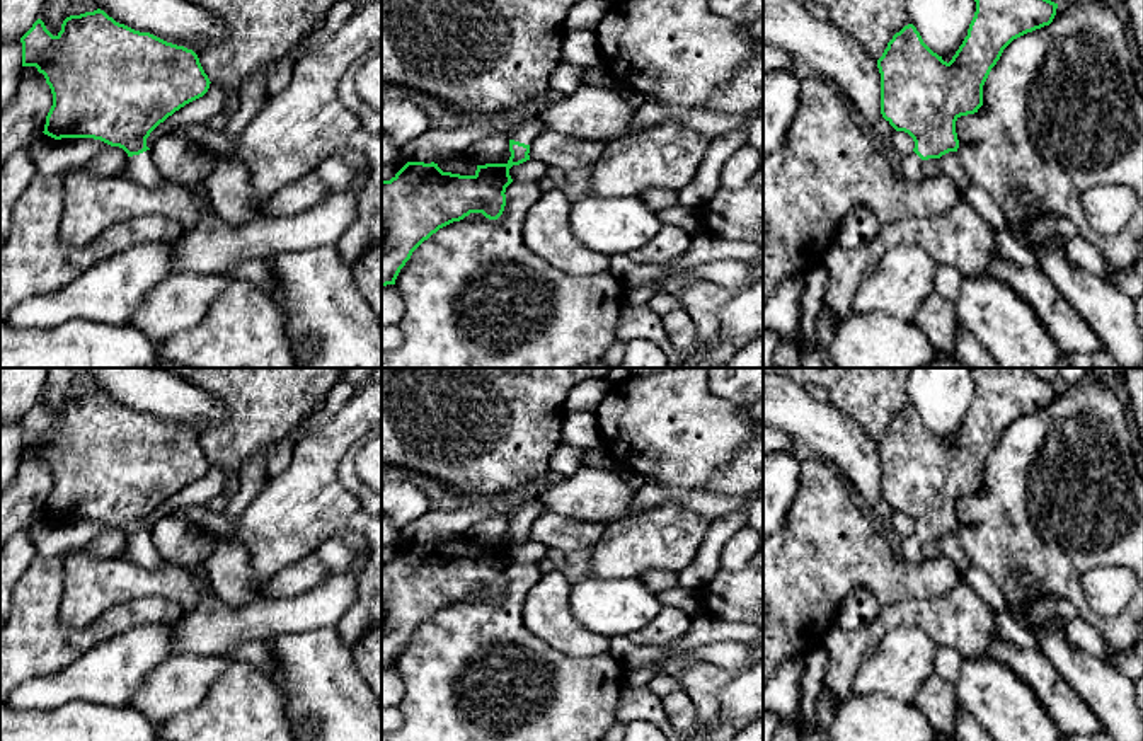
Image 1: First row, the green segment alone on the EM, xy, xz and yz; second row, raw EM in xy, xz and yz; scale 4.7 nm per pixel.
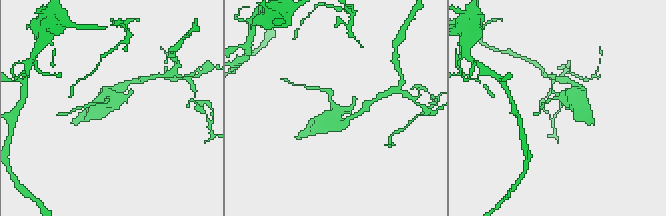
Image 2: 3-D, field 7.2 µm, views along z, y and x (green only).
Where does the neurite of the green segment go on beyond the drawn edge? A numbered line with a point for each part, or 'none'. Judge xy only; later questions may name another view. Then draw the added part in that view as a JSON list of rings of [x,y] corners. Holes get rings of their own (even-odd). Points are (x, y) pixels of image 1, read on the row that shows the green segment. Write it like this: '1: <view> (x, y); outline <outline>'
1: xy (142, 169); outline [[[150,150],[128,157],[126,175],[145,187],[162,187],[172,184],[160,174]]]

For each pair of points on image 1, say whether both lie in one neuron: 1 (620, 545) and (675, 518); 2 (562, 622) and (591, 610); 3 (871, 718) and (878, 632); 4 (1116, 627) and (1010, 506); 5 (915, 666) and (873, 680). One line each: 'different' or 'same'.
1: same
2: different
3: different
4: same
5: same

